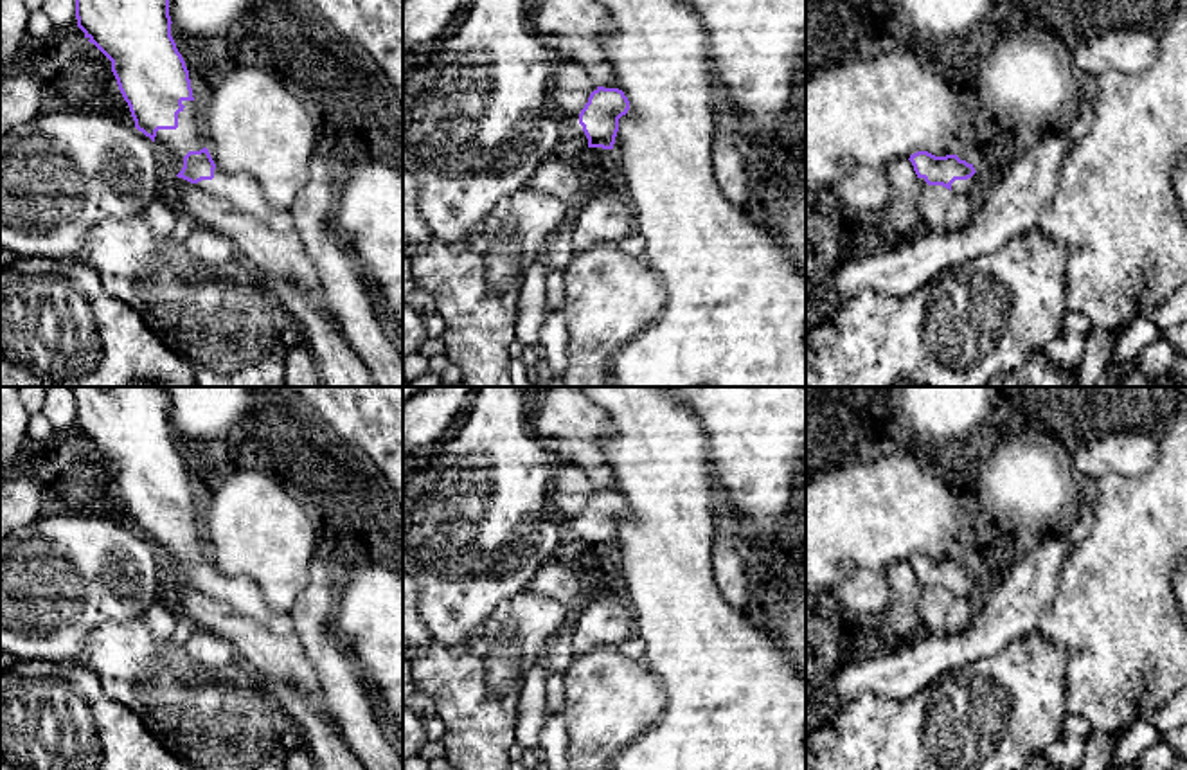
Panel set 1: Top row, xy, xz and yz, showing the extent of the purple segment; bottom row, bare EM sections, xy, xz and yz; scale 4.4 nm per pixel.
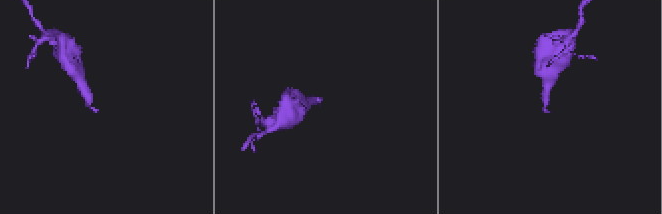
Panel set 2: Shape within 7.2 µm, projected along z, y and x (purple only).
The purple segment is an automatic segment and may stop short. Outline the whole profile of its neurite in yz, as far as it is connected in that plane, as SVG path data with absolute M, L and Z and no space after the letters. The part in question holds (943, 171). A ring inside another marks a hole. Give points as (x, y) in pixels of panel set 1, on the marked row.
M917 151L908 158L919 178L919 184L942 185L957 194L977 196L980 178L973 164L957 155L935 157L928 151Z

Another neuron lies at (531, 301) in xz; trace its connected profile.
M583 173L579 191L570 203L570 214L550 245L543 261L532 263L525 275L518 295L518 313L514 326L514 340L525 349L540 345L540 331L545 320L547 282L550 272L563 272L574 257L572 236L583 207L599 189L601 180L595 175Z

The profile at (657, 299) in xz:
M646 263L644 266L651 272L651 286L649 286L649 297L646 300L646 308L647 309L658 309L664 311L665 302L667 302L667 293L665 288L662 284L662 279L656 275L656 272L653 272Z

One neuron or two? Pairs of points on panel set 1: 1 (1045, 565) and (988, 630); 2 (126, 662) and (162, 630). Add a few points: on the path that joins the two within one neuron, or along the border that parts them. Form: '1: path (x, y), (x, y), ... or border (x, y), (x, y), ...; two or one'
1: path (1033, 581), (1004, 614); one
2: border (142, 619), (159, 643), (169, 643); two

